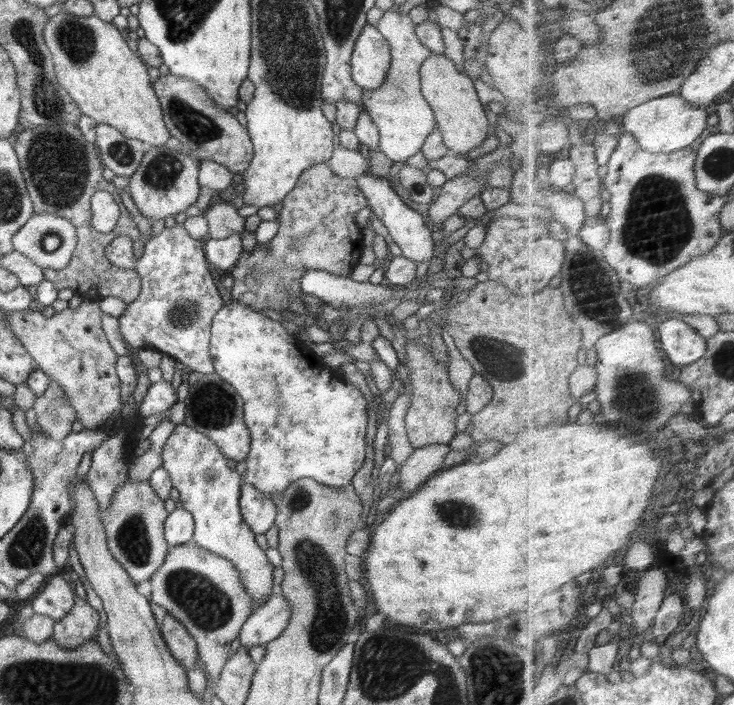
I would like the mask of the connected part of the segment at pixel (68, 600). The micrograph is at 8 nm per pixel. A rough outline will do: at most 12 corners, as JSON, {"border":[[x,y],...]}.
{"border":[[50,575],[32,600],[35,613],[54,621],[74,606],[75,592],[60,575]]}

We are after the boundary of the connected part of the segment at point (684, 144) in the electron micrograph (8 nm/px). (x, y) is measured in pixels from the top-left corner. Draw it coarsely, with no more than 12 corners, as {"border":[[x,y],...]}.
{"border":[[680,93],[620,120],[641,148],[674,153],[708,128],[710,112]]}

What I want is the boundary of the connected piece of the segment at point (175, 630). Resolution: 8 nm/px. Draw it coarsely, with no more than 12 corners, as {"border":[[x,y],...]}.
{"border":[[166,614],[161,634],[186,670],[199,668],[197,645],[176,617]]}

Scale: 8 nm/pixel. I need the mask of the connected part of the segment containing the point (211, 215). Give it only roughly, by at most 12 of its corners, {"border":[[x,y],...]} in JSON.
{"border":[[214,202],[202,215],[208,236],[220,240],[242,233],[236,207]]}

